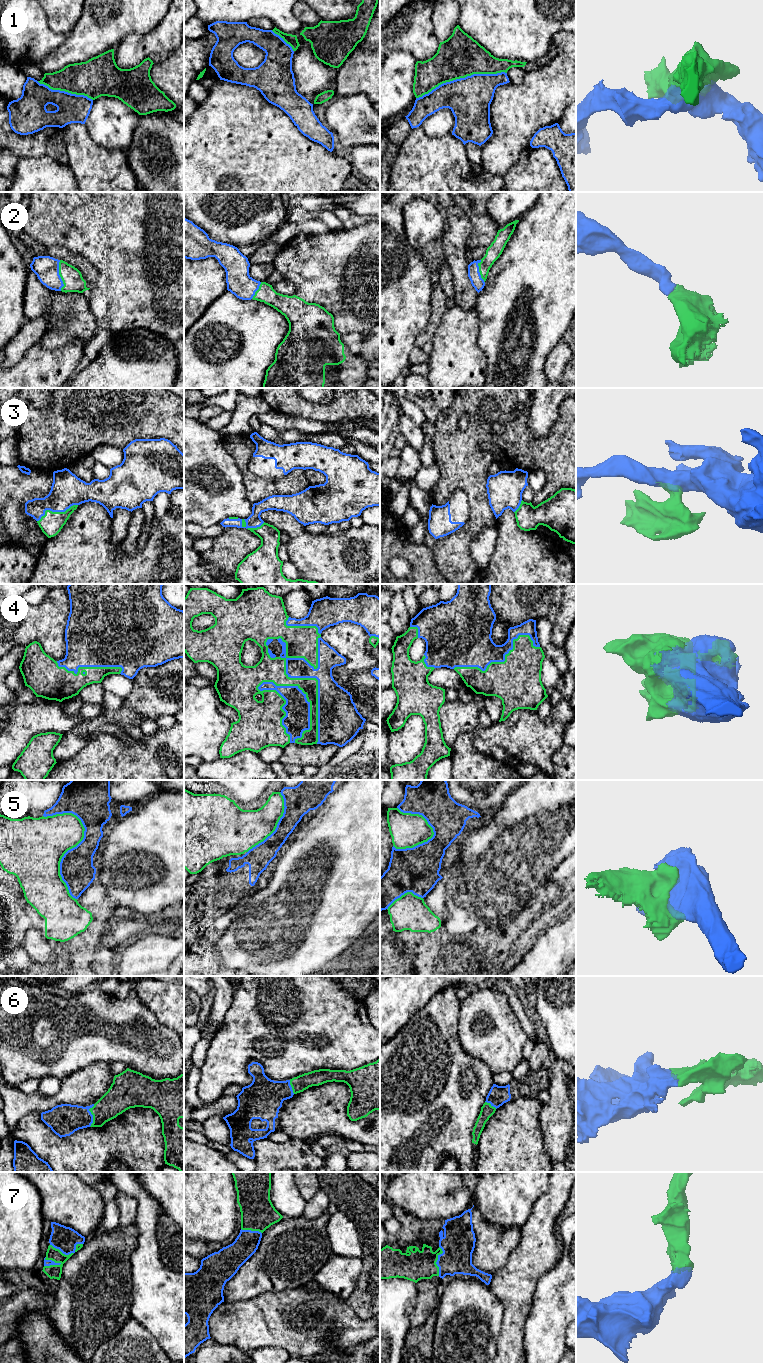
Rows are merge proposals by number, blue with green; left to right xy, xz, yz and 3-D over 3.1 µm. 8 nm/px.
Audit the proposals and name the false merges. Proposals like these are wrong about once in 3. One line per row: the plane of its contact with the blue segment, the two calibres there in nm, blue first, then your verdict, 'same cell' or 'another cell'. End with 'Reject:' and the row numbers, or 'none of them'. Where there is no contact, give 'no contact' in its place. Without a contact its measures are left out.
1: contact in yz; calibres 340 and 340 nm; another cell
2: contact in xy; calibres 200 and 160 nm; same cell
3: contact in xy; calibres 260 and 180 nm; same cell
4: contact in xz; calibres 260 and 180 nm; same cell
5: contact in xy; calibres 280 and 360 nm; another cell
6: contact in xy; calibres 240 and 220 nm; same cell
7: contact in xy; calibres 200 and 110 nm; same cell
Reject: 1, 5

